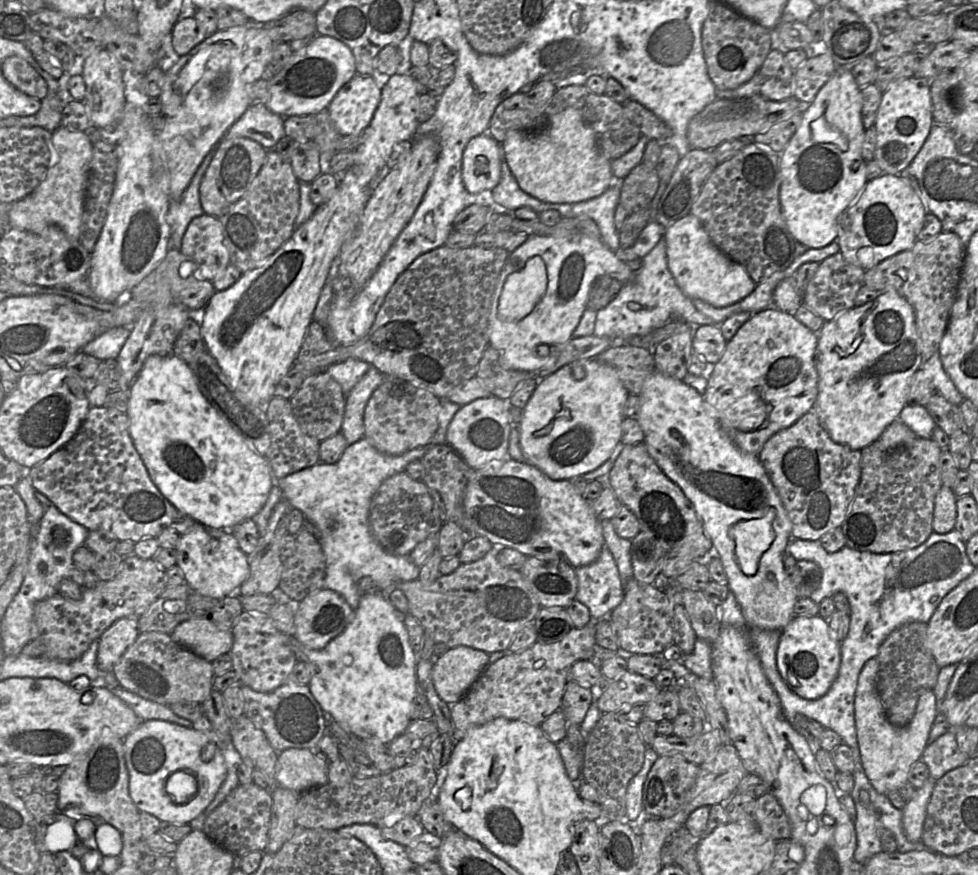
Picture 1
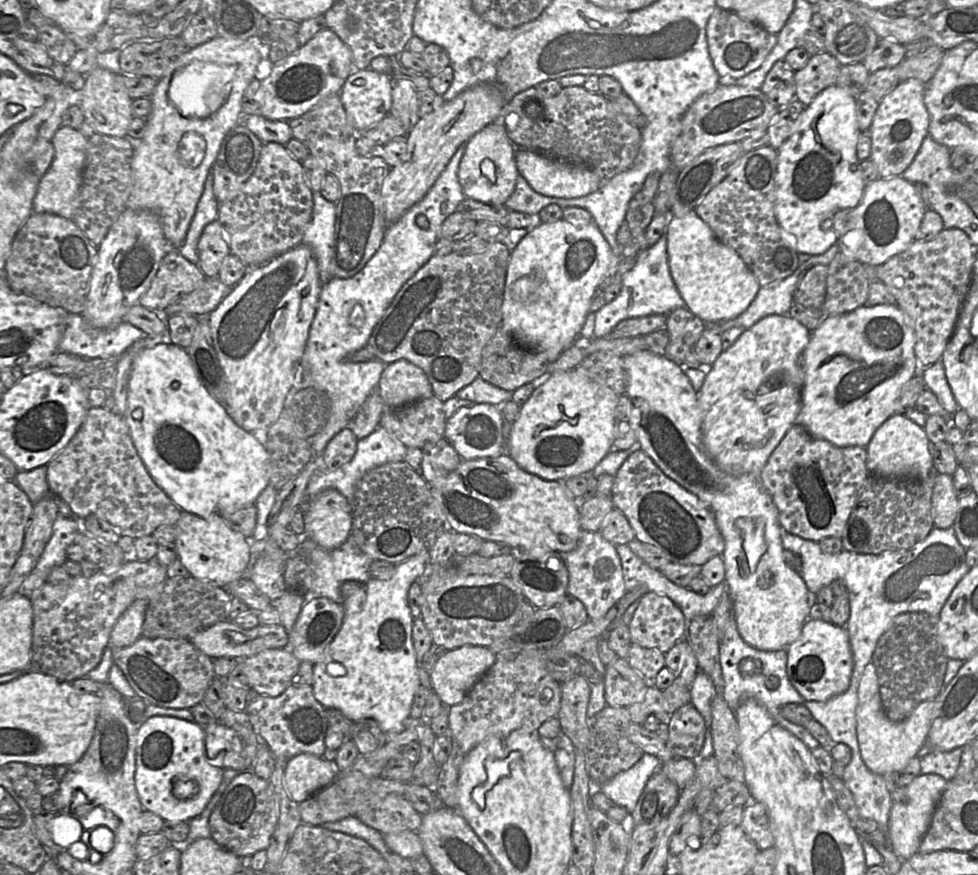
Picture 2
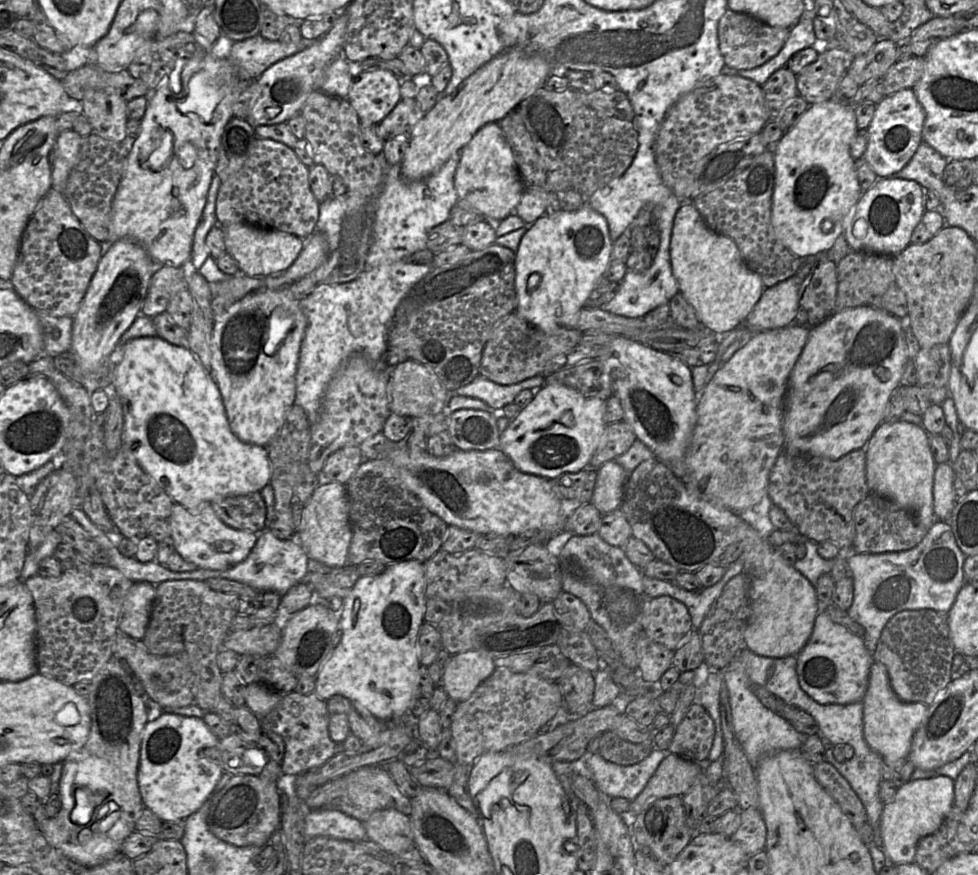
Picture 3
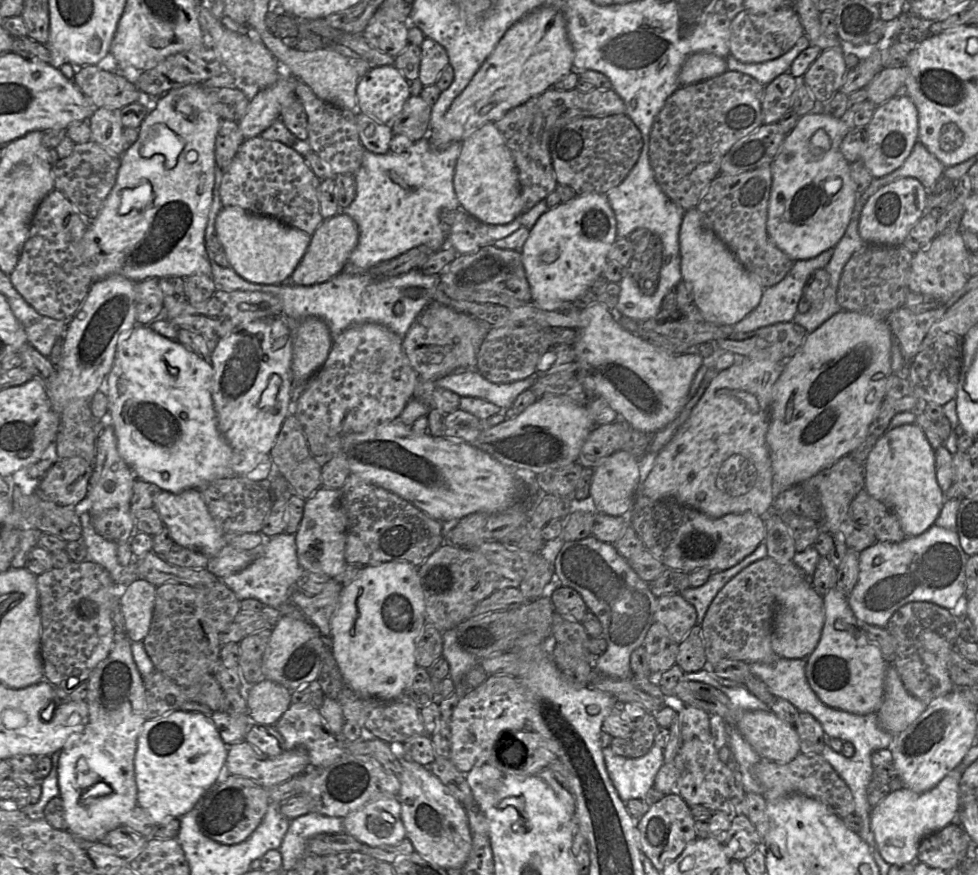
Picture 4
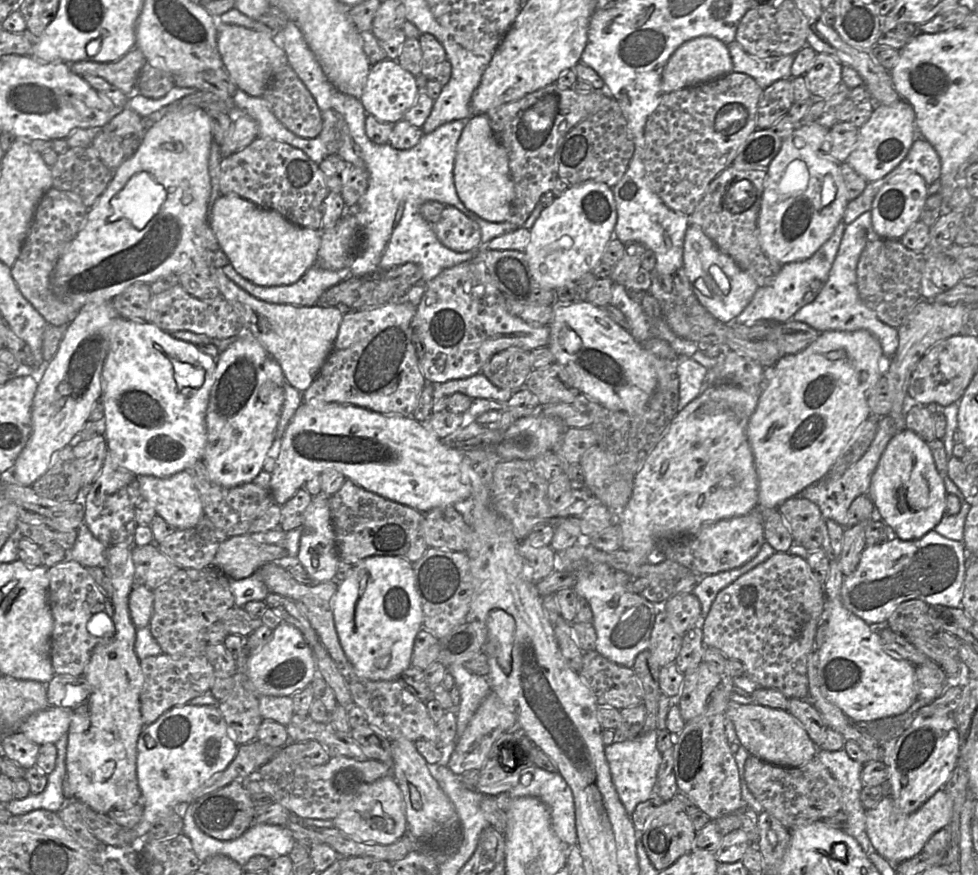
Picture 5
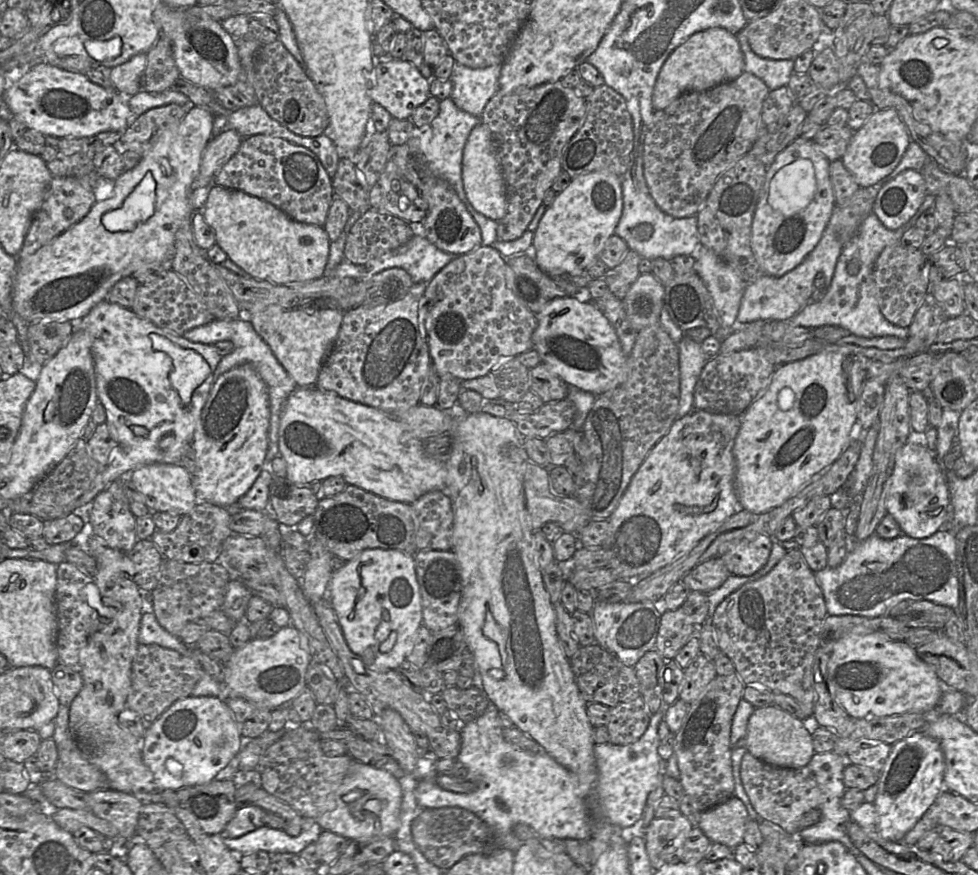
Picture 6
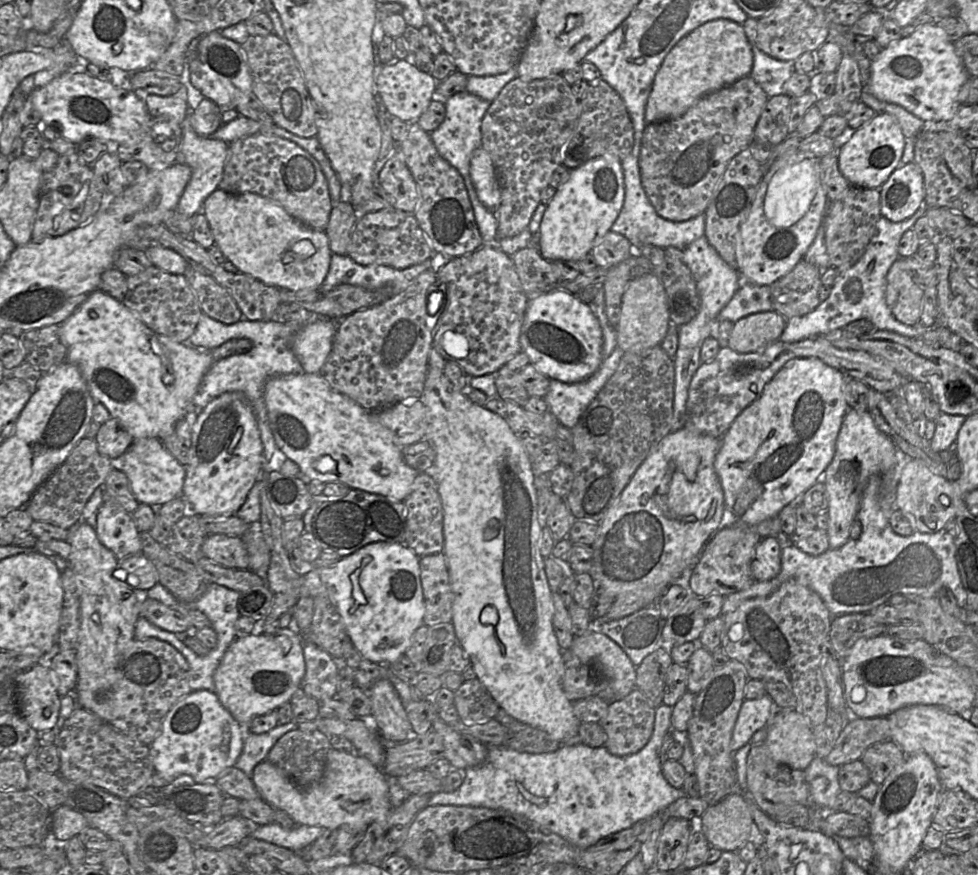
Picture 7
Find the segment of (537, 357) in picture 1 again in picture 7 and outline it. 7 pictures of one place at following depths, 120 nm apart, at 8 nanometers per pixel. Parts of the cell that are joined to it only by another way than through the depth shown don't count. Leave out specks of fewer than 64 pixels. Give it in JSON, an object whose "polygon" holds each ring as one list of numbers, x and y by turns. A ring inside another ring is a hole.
{"polygon":[[605,154,590,160,570,171,567,180,556,189,552,199,546,206,537,237,537,249,548,261,572,260,579,261,590,253,604,235,610,231,618,217,624,202,624,178,622,161,614,155]]}

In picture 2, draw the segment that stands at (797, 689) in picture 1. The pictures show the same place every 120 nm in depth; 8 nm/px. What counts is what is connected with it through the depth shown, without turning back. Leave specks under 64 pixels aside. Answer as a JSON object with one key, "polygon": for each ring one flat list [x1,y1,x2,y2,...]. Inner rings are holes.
{"polygon":[[808,618,798,639,786,650,787,676,806,700,825,701,848,689,853,671,853,656,846,627]]}

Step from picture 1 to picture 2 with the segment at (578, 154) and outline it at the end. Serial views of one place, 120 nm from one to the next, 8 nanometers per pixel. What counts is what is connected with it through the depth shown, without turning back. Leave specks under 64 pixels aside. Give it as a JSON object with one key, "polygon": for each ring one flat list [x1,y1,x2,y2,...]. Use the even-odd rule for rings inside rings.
{"polygon":[[516,148,515,162,520,176,537,193,557,198,578,198,601,188,599,176,589,167,553,159,526,149]]}

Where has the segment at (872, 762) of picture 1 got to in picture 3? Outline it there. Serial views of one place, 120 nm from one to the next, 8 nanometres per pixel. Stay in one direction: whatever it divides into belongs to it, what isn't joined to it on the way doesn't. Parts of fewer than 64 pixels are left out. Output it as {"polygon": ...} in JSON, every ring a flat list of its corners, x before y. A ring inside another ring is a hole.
{"polygon":[[874,661,870,667,868,686,862,699,863,735,869,747,882,758,890,760,907,759,912,738,923,721,928,706,922,702,904,702,893,691,887,668]]}

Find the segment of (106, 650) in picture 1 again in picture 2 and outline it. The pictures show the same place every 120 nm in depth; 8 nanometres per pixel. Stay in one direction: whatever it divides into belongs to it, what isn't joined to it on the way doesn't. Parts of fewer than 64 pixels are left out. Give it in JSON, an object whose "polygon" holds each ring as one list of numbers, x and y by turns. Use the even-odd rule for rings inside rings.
{"polygon":[[137,599,120,615,110,634,110,647,128,647,142,637,148,603,147,600]]}

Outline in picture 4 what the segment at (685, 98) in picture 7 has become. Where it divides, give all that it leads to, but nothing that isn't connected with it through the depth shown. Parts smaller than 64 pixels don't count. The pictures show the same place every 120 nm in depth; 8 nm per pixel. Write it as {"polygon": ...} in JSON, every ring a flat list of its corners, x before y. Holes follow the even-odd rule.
{"polygon":[[695,53,684,62,679,73,680,86,698,83,727,71,725,58,710,53]]}

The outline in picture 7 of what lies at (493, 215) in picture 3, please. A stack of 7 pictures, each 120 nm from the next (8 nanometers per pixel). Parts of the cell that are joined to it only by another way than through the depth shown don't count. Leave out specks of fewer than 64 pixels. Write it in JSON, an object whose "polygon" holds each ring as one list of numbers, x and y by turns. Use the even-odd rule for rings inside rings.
{"polygon":[[482,146,472,154,469,173,479,201,495,211,500,203,500,189,493,162]]}

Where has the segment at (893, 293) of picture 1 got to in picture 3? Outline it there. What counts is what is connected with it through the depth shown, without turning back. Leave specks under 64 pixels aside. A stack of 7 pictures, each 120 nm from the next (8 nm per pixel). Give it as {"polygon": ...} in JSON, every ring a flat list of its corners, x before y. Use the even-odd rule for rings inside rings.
{"polygon":[[871,305,835,311,820,324,811,326,807,342,796,361,788,380,783,419,785,450,805,455,820,456,831,460,836,460,847,453,860,448,864,449,866,452,869,438,882,423,884,412,891,394,902,383,903,370,908,358,909,349,903,321,885,310,874,308]]}

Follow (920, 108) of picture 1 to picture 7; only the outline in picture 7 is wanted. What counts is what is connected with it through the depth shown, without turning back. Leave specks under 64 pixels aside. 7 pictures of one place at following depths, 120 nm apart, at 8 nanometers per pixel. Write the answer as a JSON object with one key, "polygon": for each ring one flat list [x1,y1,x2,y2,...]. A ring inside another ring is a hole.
{"polygon":[[888,112,877,113,868,123,843,139,843,145,837,151,840,172,850,185,880,189,900,165,905,141,897,119]]}

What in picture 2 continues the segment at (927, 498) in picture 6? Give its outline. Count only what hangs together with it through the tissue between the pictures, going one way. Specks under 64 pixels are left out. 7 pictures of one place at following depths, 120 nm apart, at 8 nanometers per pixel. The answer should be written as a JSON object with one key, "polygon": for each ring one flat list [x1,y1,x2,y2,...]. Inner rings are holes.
{"polygon":[[893,414,875,431,866,451,867,470,877,477,924,479,934,470,930,441,924,429,902,414]]}

